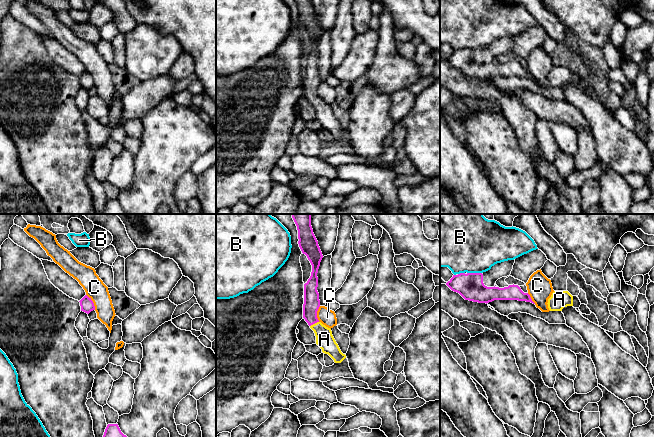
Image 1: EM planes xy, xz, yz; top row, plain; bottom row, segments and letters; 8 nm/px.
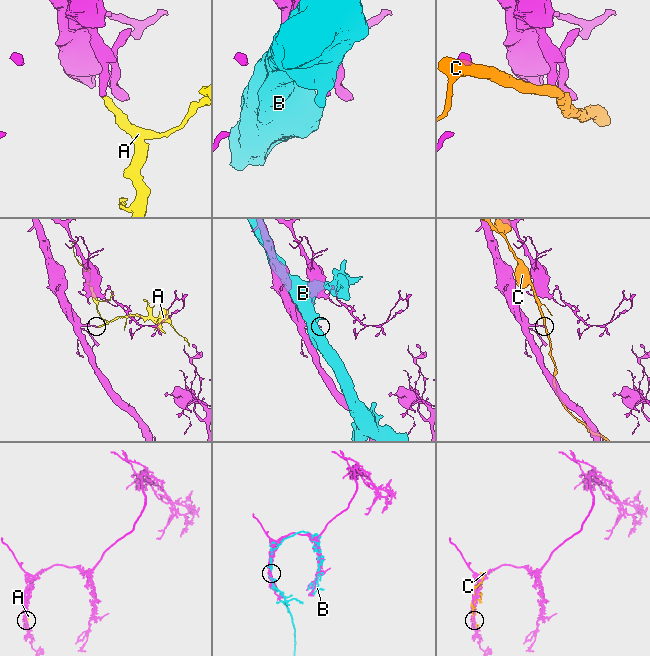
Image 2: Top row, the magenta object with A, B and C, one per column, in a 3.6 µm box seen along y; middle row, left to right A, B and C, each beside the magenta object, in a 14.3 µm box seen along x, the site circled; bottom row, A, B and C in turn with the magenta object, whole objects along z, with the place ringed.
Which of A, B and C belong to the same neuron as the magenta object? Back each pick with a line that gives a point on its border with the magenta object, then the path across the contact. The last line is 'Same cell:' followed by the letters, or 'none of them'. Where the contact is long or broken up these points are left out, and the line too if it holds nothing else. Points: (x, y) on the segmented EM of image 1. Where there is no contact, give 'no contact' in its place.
A: contact xz (314, 323); way xz (311, 304), (311, 319), (314, 323), (323, 334), (324, 339)
Same cell: A

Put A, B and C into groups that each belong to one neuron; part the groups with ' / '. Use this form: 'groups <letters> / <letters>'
groups A / B / C

